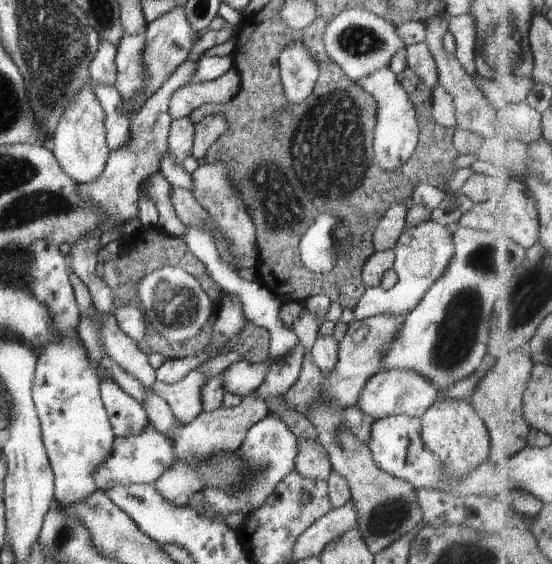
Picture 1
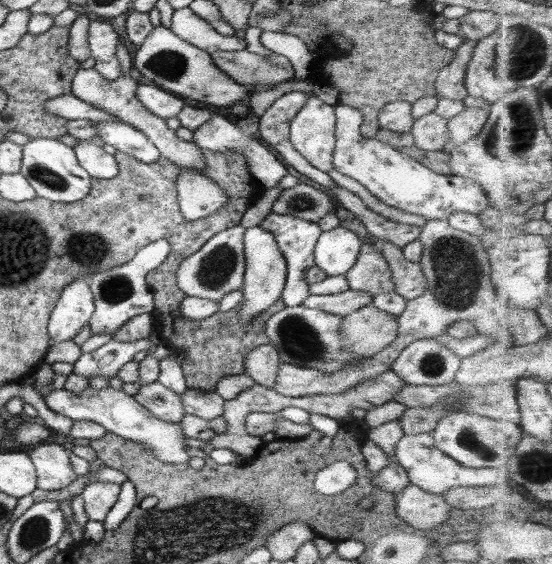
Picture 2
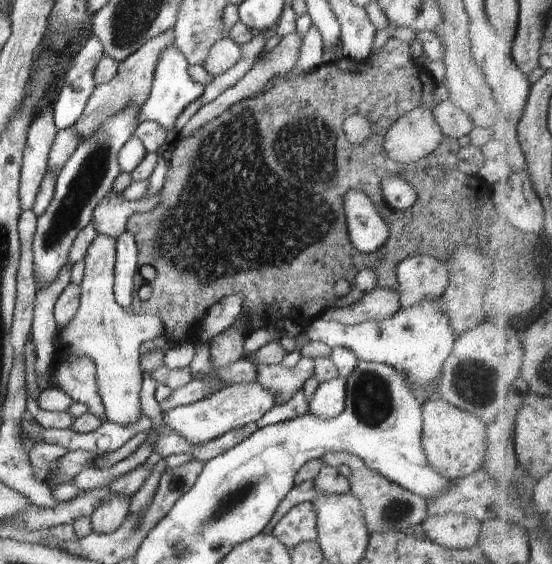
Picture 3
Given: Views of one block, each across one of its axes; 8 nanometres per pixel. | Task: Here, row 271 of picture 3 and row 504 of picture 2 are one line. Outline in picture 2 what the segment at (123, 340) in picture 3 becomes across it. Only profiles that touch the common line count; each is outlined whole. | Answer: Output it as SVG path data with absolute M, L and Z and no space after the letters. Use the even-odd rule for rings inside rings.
M102 479L88 483L81 494L88 520L103 522L108 511L116 502L120 490L121 484L116 484L113 479Z

